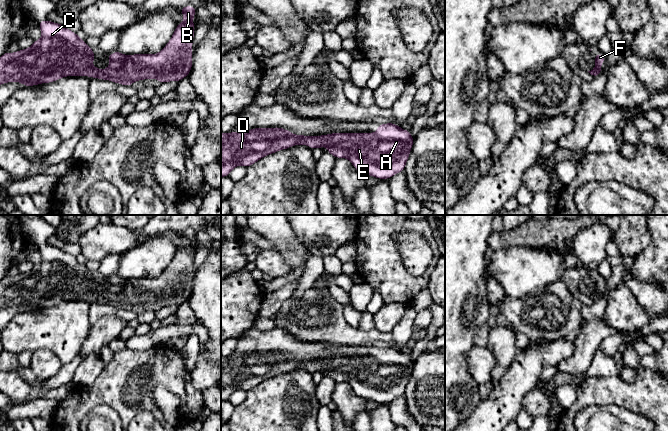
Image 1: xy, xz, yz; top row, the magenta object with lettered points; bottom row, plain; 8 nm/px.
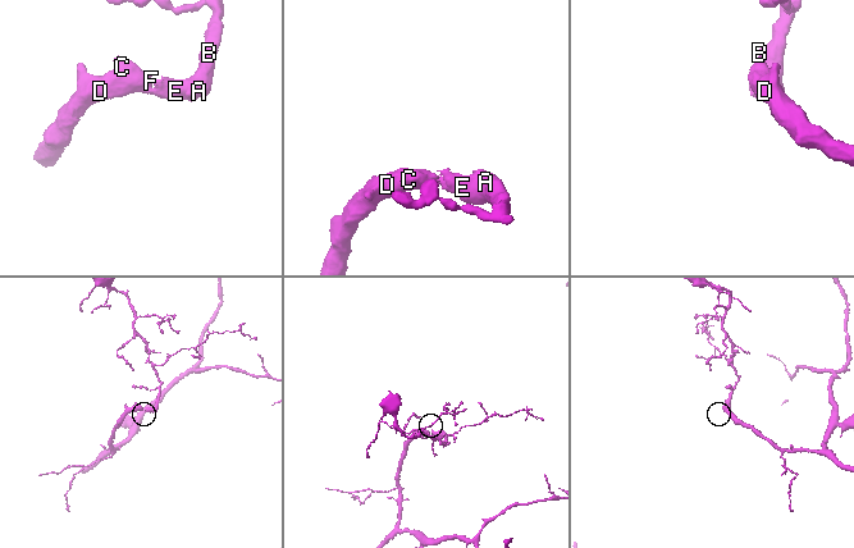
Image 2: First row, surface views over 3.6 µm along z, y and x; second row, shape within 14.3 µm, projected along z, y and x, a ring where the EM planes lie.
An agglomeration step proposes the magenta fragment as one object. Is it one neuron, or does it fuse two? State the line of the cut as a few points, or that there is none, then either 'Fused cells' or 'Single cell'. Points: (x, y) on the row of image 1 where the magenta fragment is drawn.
No split. Single cell

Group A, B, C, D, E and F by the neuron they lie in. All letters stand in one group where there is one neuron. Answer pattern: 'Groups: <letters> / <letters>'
Groups: A B C D E F

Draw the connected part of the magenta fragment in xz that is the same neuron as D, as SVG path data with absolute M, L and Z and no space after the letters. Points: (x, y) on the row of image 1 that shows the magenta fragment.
M395 123L377 125L378 130L374 133L330 133L321 136L294 135L280 127L221 133L221 177L229 176L235 166L249 167L266 155L303 144L311 149L323 148L325 145L327 153L335 158L347 158L358 172L378 179L390 179L393 175L404 172L414 138L409 130L404 130Z

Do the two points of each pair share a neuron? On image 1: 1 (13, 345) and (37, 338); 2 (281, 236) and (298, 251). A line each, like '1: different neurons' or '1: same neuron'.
1: same neuron
2: same neuron

